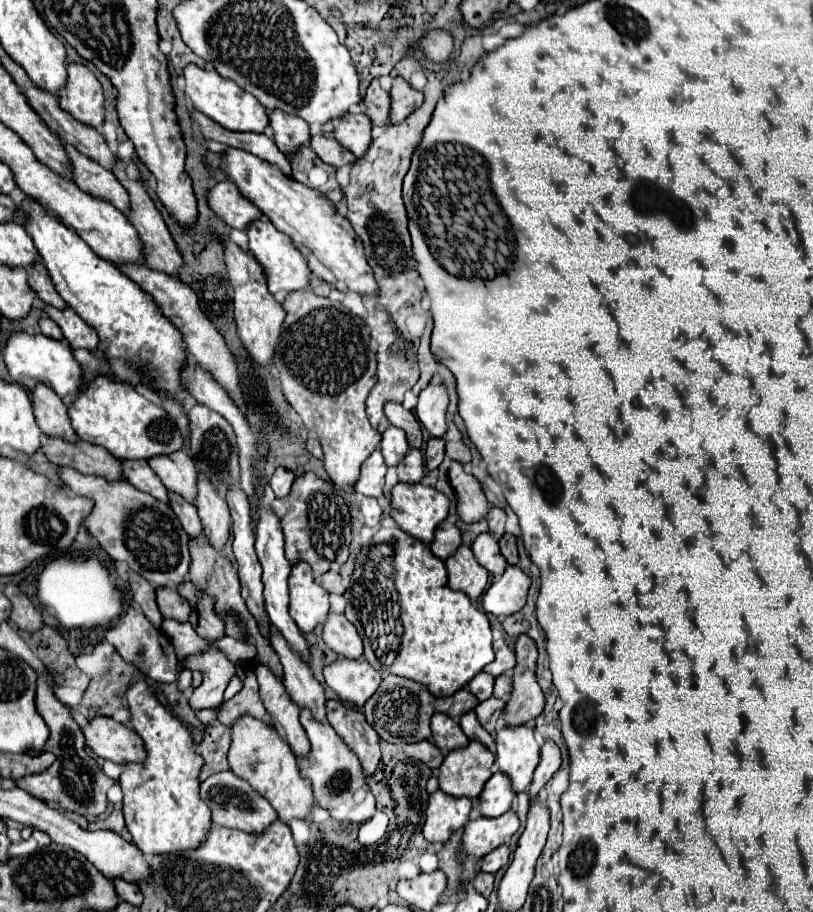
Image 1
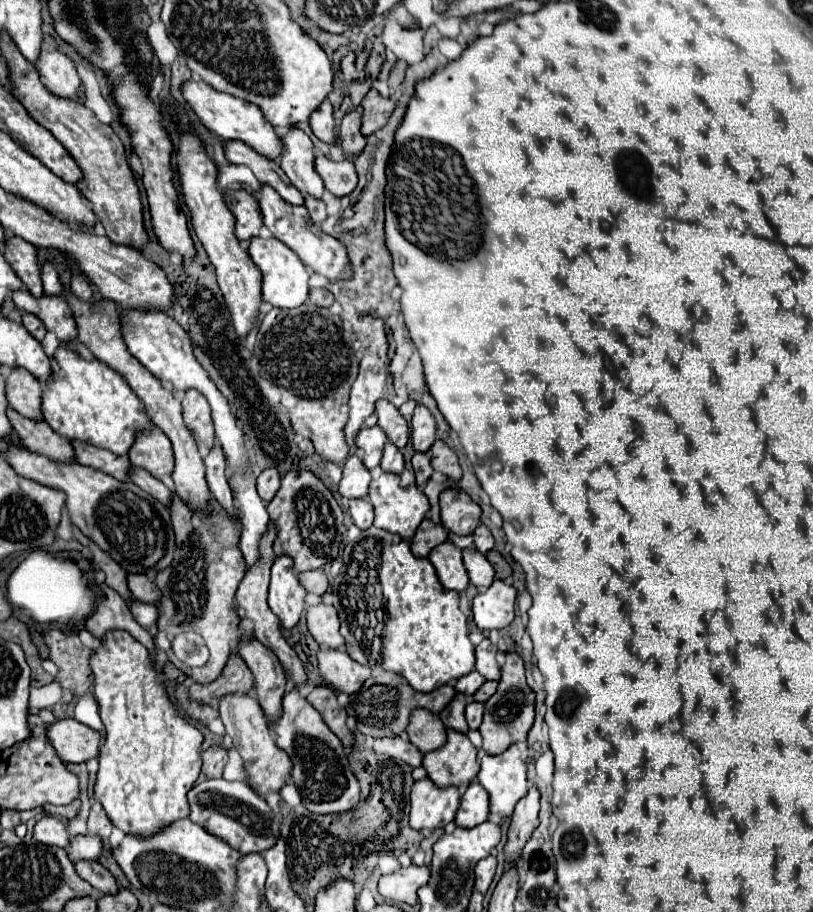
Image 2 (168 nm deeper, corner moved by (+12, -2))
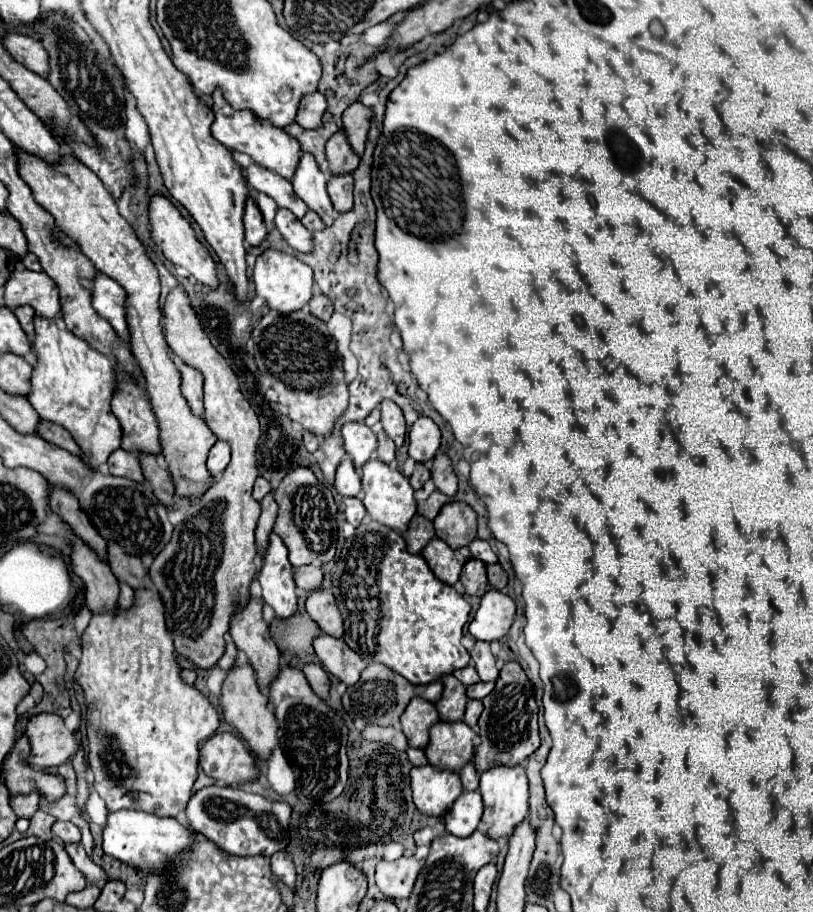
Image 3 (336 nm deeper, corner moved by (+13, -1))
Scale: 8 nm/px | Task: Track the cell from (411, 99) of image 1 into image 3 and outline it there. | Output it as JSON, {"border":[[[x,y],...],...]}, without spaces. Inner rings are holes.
{"border":[[[354,102],[352,106],[346,108],[344,112],[344,132],[348,132],[348,140],[350,146],[354,146],[354,152],[358,152],[362,156],[364,152],[364,144],[366,144],[366,136],[370,130],[370,120],[372,120],[372,108]]]}

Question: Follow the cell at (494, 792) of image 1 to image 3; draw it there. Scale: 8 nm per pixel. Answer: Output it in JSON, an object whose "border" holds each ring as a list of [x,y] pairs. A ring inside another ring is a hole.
{"border":[[[472,790],[460,794],[450,812],[444,816],[444,824],[450,834],[466,838],[478,828],[480,818],[482,818],[482,796],[478,790]]]}

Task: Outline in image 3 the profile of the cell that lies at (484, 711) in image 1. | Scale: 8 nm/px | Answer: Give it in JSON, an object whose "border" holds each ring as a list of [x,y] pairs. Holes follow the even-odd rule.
{"border":[[[468,700],[468,706],[466,706],[466,714],[464,714],[464,722],[470,726],[470,728],[476,728],[476,722],[482,714],[482,702],[478,700]]]}

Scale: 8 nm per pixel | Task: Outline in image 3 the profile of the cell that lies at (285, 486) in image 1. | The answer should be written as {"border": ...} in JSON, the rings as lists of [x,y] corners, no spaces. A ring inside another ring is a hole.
{"border":[[[258,476],[258,478],[256,478],[256,484],[254,484],[254,498],[256,498],[256,500],[262,500],[270,490],[272,490],[270,482],[268,482],[266,478]]]}

